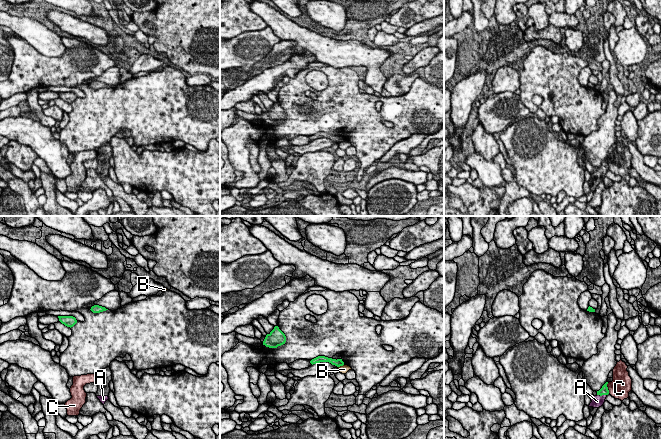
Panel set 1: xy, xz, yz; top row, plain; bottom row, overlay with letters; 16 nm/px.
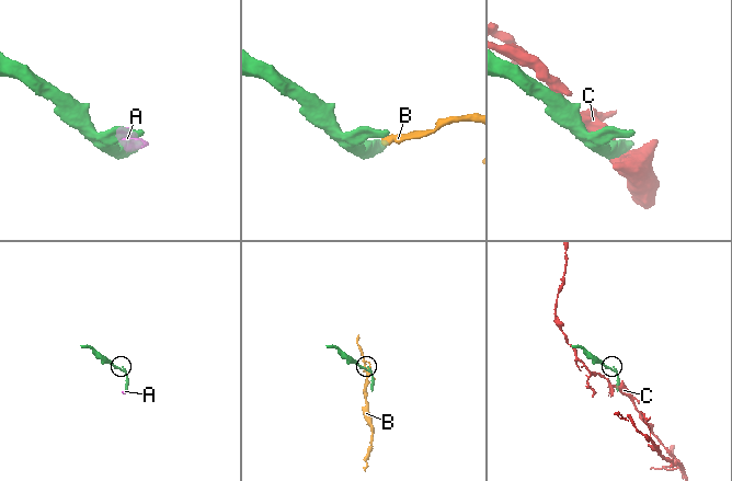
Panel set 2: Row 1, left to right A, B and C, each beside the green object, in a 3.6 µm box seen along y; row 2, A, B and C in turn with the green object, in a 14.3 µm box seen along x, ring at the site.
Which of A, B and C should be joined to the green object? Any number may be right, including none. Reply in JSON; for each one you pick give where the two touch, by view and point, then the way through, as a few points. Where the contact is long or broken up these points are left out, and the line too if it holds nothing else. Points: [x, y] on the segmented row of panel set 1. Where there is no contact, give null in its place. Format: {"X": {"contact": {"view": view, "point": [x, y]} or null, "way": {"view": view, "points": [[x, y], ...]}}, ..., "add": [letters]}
{"A": {"contact": {"view": "yz", "point": [602, 394]}}, "add": ["A"]}

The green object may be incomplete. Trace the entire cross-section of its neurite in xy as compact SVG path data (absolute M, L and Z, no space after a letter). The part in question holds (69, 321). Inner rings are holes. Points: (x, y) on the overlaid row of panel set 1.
M58 316L58 318L62 324L70 328L77 323L76 318L73 316Z

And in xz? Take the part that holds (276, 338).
M275 326L274 329L266 335L263 345L269 348L277 348L285 344L286 336L285 334L279 329L278 326Z

